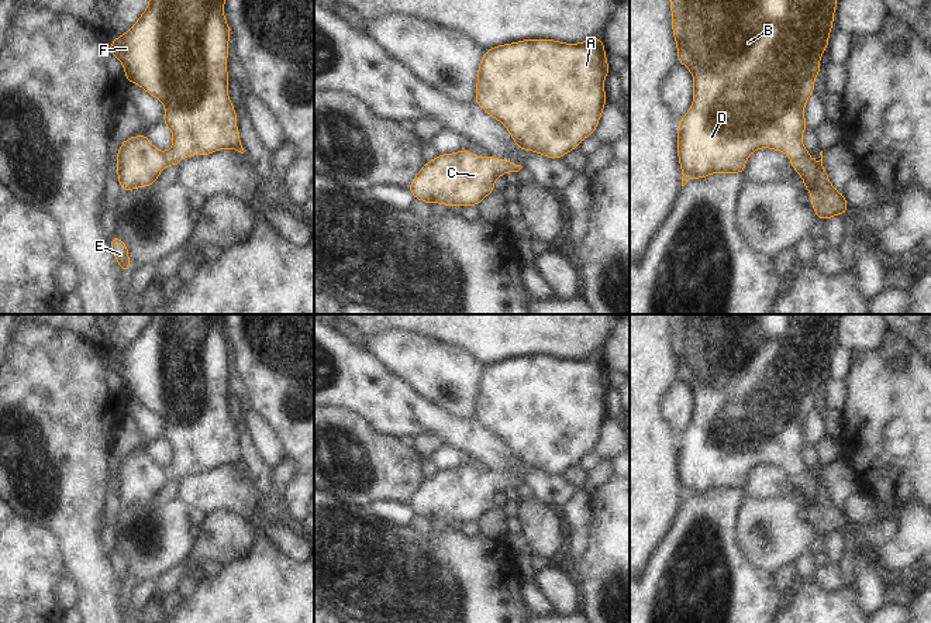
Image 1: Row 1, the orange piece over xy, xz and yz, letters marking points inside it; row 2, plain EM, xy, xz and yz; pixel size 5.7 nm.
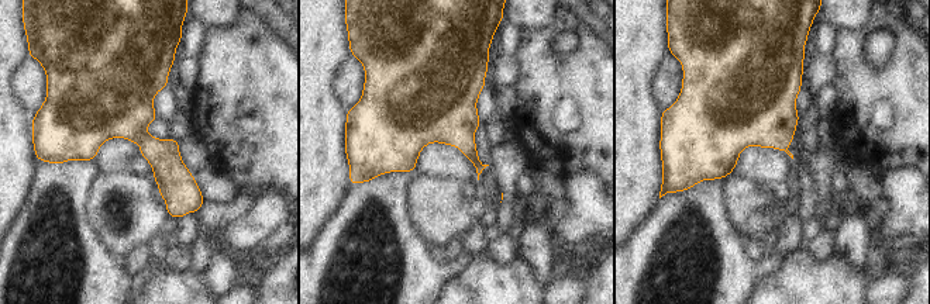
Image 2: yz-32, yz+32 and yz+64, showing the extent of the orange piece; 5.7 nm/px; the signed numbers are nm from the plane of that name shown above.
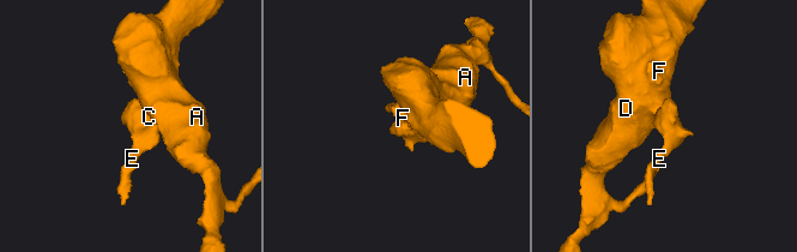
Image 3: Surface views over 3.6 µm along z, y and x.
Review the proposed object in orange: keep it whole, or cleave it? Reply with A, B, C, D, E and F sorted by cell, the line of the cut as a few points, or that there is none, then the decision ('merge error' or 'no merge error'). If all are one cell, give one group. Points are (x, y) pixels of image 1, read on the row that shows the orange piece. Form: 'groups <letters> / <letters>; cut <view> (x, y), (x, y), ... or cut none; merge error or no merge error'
groups A B C D E F; cut none; no merge error

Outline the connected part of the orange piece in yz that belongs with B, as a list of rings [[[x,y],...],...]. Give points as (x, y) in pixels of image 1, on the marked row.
[[[670,0],[672,31],[677,47],[677,61],[690,70],[694,80],[693,103],[689,111],[679,120],[677,130],[677,156],[683,172],[682,186],[687,183],[690,176],[701,179],[717,172],[744,173],[746,159],[754,151],[759,148],[770,148],[789,155],[792,168],[803,178],[804,187],[811,195],[811,206],[816,211],[817,220],[830,220],[835,214],[845,216],[848,210],[846,199],[831,185],[828,175],[823,168],[823,151],[820,152],[821,159],[814,162],[801,141],[801,134],[807,130],[803,113],[804,106],[807,99],[814,93],[814,80],[821,69],[820,56],[828,47],[835,7],[837,0]]]

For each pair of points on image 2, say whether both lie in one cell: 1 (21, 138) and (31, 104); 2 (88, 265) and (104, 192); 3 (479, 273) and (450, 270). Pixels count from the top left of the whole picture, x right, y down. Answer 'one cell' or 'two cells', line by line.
1: two cells
2: two cells
3: two cells

